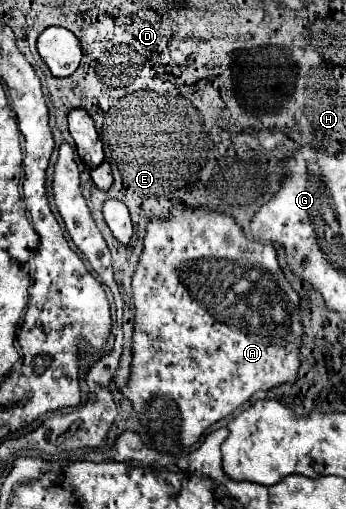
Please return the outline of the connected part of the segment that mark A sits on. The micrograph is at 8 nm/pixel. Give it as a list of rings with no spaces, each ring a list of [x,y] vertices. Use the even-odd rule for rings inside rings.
[[[178,205],[176,209],[170,211],[170,219],[154,219],[148,223],[146,237],[144,237],[144,253],[140,257],[138,269],[132,277],[132,291],[134,291],[134,307],[136,307],[136,317],[134,317],[134,345],[132,345],[132,373],[130,381],[126,387],[120,391],[132,401],[134,411],[140,415],[142,421],[148,421],[146,413],[146,403],[154,395],[170,395],[180,409],[182,417],[182,431],[180,431],[180,441],[182,445],[194,445],[204,429],[208,429],[212,423],[232,415],[236,409],[244,405],[244,399],[250,399],[256,391],[268,391],[274,385],[280,383],[292,383],[296,379],[296,371],[300,367],[300,355],[298,347],[302,345],[302,325],[300,325],[300,295],[292,289],[292,285],[284,279],[284,273],[278,265],[276,259],[276,249],[272,243],[258,243],[250,241],[242,229],[236,225],[236,221],[228,215],[216,213],[216,211],[204,211],[204,209],[186,209],[184,205]]]

